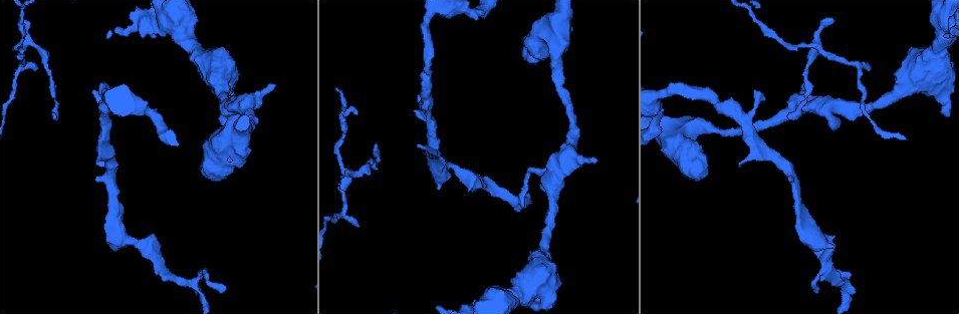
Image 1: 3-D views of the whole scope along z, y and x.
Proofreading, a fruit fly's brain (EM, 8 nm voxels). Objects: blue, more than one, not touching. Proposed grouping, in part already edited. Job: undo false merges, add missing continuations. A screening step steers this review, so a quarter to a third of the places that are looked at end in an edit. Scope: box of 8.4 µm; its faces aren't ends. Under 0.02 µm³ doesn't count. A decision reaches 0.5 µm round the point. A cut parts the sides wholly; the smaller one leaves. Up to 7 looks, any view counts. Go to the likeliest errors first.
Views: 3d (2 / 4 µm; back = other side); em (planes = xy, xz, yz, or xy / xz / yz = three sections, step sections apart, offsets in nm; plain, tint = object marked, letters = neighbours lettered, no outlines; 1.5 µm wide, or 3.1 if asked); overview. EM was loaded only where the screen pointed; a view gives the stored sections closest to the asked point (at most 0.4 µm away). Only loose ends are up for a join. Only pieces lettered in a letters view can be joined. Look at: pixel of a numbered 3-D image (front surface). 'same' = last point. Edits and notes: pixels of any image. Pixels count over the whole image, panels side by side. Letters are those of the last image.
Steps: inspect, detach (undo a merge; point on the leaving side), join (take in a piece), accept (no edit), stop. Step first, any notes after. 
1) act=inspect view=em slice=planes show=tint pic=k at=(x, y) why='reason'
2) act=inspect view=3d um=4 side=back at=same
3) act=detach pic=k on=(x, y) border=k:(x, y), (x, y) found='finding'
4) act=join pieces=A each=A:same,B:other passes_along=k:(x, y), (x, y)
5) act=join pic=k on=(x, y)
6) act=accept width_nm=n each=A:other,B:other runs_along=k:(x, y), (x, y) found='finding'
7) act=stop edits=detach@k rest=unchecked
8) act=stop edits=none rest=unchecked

act=inspect view=3d um=4 side=back pic=1 at=(376, 143)

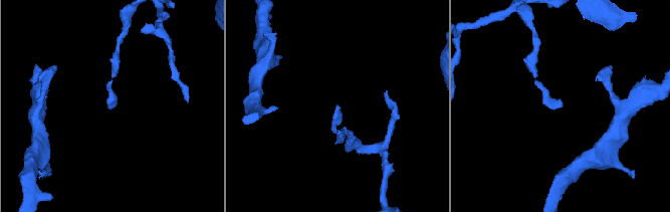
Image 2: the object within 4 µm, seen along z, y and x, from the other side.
act=inspect view=em slice=planes show=letters pic=2 at=(112, 108) why='shape alone is not enough'

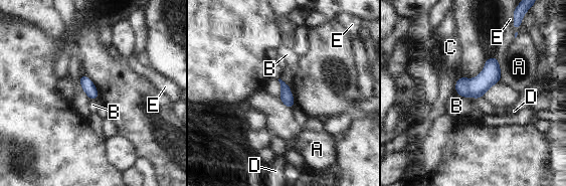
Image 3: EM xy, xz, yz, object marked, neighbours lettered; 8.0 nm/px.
act=accept width_nm=100 each=A:other,B:other,C:other,D:other,E:other border=3:(456, 92), (466, 98) found='no lettered piece goes on from it'

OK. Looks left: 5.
act=inspect view=em slice=xz step=4 show=tint pic=1 at=(870, 66) why='free end'

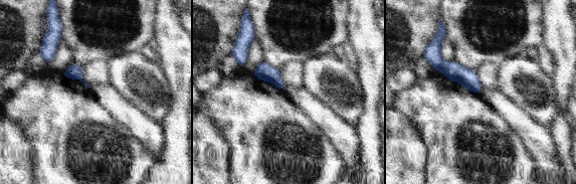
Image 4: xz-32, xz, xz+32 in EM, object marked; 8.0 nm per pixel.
act=inspect view=em slice=planes show=letters at=same why='another direction'

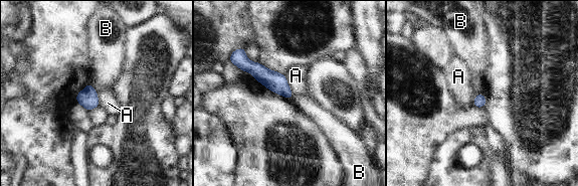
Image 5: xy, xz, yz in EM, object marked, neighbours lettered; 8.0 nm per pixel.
act=accept each=A:other,B:other runs_along=5:(243, 58), (273, 80), (290, 97) found='none of them fits'

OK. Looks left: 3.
act=inspect view=em slice=planes show=letters pic=1 at=(515, 199) why='sharp bend'

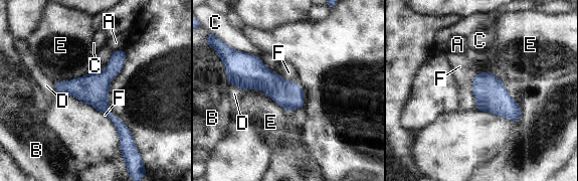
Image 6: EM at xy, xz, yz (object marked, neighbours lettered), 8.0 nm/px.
act=accept longest_contact=E:400nm each=A:other,B:other,C:other,D:other,E:other,F:other runs_along=6:(56, 84), (84, 88), (127, 142) found='all the same neuron'

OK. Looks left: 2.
act=stop edits=none rest=unchecked

